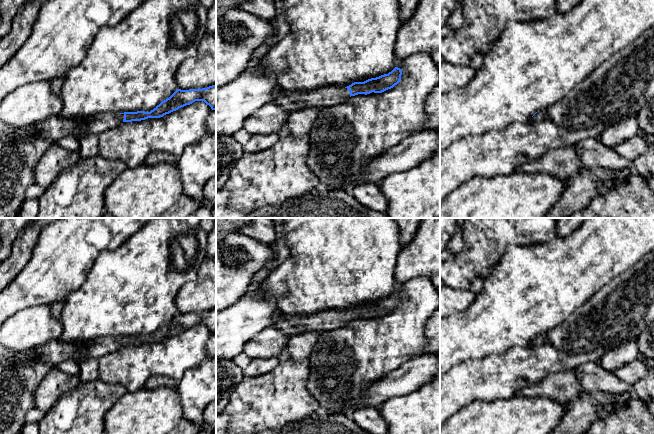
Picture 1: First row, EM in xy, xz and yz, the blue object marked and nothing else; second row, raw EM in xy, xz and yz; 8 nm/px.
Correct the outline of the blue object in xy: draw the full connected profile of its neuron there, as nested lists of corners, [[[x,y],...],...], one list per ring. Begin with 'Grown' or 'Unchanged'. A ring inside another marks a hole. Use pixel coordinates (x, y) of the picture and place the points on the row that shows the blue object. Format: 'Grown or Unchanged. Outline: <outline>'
Grown. Outline: [[[216,85],[202,89],[177,89],[169,98],[162,101],[150,112],[137,111],[120,114],[103,112],[83,121],[61,118],[59,115],[50,116],[36,124],[17,128],[12,134],[12,139],[18,141],[26,137],[40,136],[51,139],[56,143],[59,139],[69,135],[78,138],[88,134],[99,136],[103,132],[115,128],[122,122],[160,118],[195,101],[204,101],[212,110],[216,110]]]

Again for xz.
Grown. Outline: [[[395,67],[388,74],[368,79],[364,82],[354,82],[347,87],[326,87],[318,91],[288,93],[283,89],[276,90],[273,101],[289,113],[303,111],[306,108],[335,107],[343,104],[349,97],[358,94],[382,93],[393,88],[401,80],[402,71]]]

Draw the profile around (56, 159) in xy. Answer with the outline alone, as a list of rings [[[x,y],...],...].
[[[53,143],[34,168],[35,183],[46,190],[64,169],[77,164],[80,159],[79,152]]]

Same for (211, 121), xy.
[[[212,110],[207,121],[206,126],[210,134],[216,134],[216,110]]]

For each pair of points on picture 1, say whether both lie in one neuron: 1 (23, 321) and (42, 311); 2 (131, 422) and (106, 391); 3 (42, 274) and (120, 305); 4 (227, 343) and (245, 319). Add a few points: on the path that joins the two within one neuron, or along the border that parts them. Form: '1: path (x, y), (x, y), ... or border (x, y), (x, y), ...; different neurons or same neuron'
1: path (28, 321), (32, 321), (37, 316); same neuron
2: border (127, 391), (107, 411), (104, 423); different neurons
3: border (90, 269), (85, 280), (64, 299); different neurons
4: path (227, 337), (239, 325); same neuron

